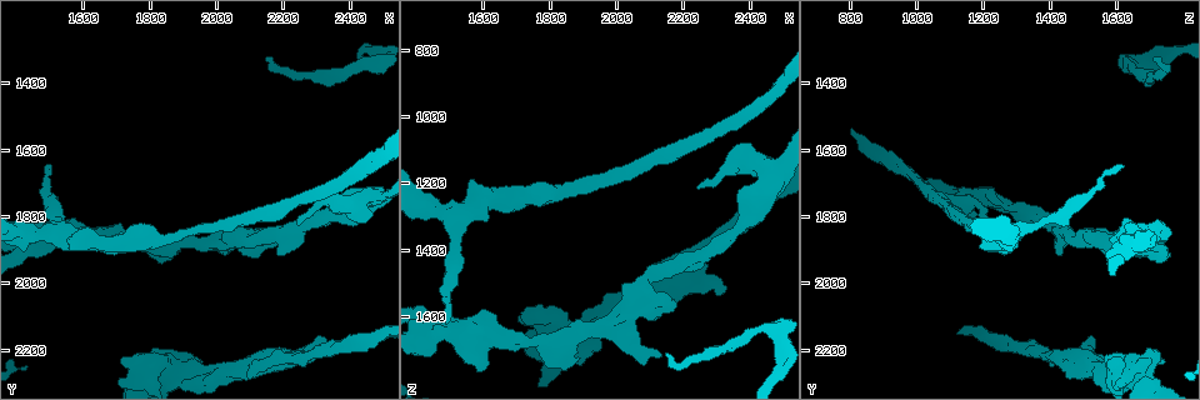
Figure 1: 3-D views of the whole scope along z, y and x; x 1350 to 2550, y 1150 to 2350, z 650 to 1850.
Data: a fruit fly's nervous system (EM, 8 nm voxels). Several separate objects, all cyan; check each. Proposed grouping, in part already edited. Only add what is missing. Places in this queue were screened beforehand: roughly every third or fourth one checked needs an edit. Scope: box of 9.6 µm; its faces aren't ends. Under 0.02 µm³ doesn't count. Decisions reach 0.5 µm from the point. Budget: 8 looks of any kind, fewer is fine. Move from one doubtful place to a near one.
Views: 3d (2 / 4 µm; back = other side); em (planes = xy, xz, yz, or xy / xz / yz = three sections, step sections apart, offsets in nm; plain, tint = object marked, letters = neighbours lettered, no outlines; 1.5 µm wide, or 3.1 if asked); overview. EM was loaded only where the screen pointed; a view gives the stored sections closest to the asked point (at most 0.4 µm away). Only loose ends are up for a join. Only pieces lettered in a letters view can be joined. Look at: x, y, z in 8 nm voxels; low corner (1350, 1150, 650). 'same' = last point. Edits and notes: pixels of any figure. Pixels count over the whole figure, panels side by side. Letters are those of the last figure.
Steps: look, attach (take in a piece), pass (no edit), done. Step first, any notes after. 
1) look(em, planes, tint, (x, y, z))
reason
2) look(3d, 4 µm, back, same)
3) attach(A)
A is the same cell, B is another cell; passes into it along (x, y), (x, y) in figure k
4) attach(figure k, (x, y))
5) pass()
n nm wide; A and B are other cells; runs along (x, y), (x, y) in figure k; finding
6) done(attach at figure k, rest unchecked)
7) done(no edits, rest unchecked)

look(3d, 2 µm, (1720, 2230, 1580))
an open end

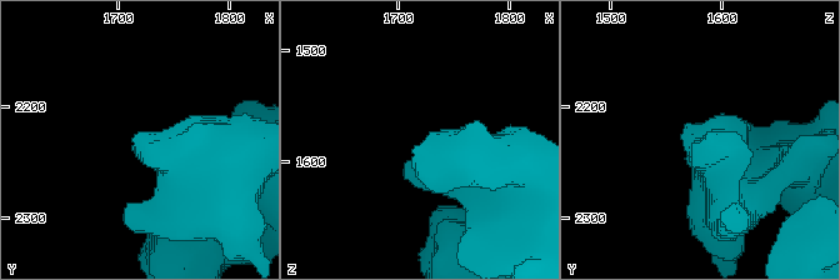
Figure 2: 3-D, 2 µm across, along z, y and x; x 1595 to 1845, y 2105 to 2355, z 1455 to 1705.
look(em, planes, plain, (1712, 2224, 1588))

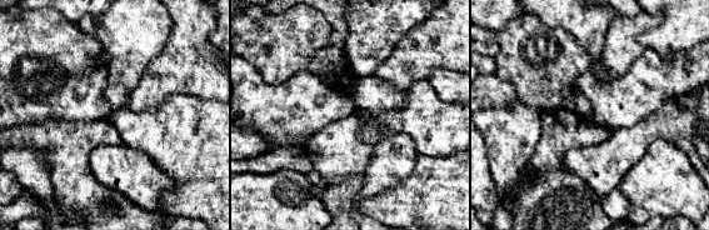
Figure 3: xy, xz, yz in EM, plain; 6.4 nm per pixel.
look(em, planes, letters, same)

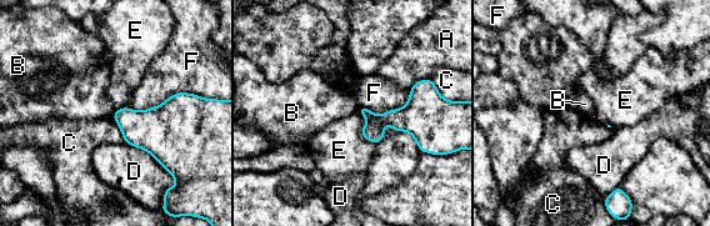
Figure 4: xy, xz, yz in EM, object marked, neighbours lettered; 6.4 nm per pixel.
pass()
A, B, C, D, E and F are other cells; border along (115, 111), (113, 116) in figure 4; none of them fits

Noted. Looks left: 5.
look(em, planes, letters, (1820, 1920, 1740))
branch stops here

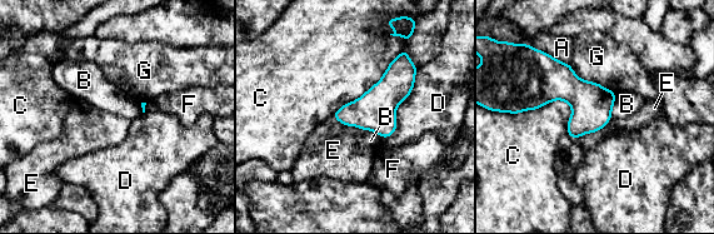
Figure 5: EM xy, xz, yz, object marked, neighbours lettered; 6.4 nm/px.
pass()
A, B, C, D, E, F and G are other cells; border along (612, 116), (600, 129), (577, 139) in figure 5; no lettered piece goes on from it

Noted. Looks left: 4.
look(3d, 2 µm, (1490, 1650, 1620))

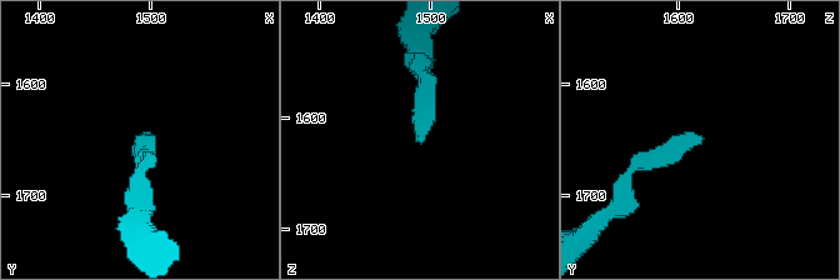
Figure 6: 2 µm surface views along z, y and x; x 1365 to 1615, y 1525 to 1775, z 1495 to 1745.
look(em, planes, letters, (1490, 1644, 1620))

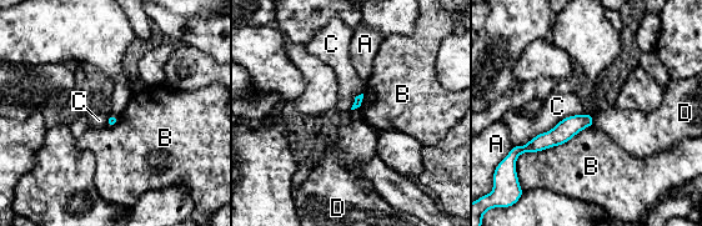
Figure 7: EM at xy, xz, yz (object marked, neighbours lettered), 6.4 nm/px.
pass()
A, B, C and D are other cells; border along (586, 112), (512, 146) in figure 7; none of them fits

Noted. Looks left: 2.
done(no edits, rest unchecked)

